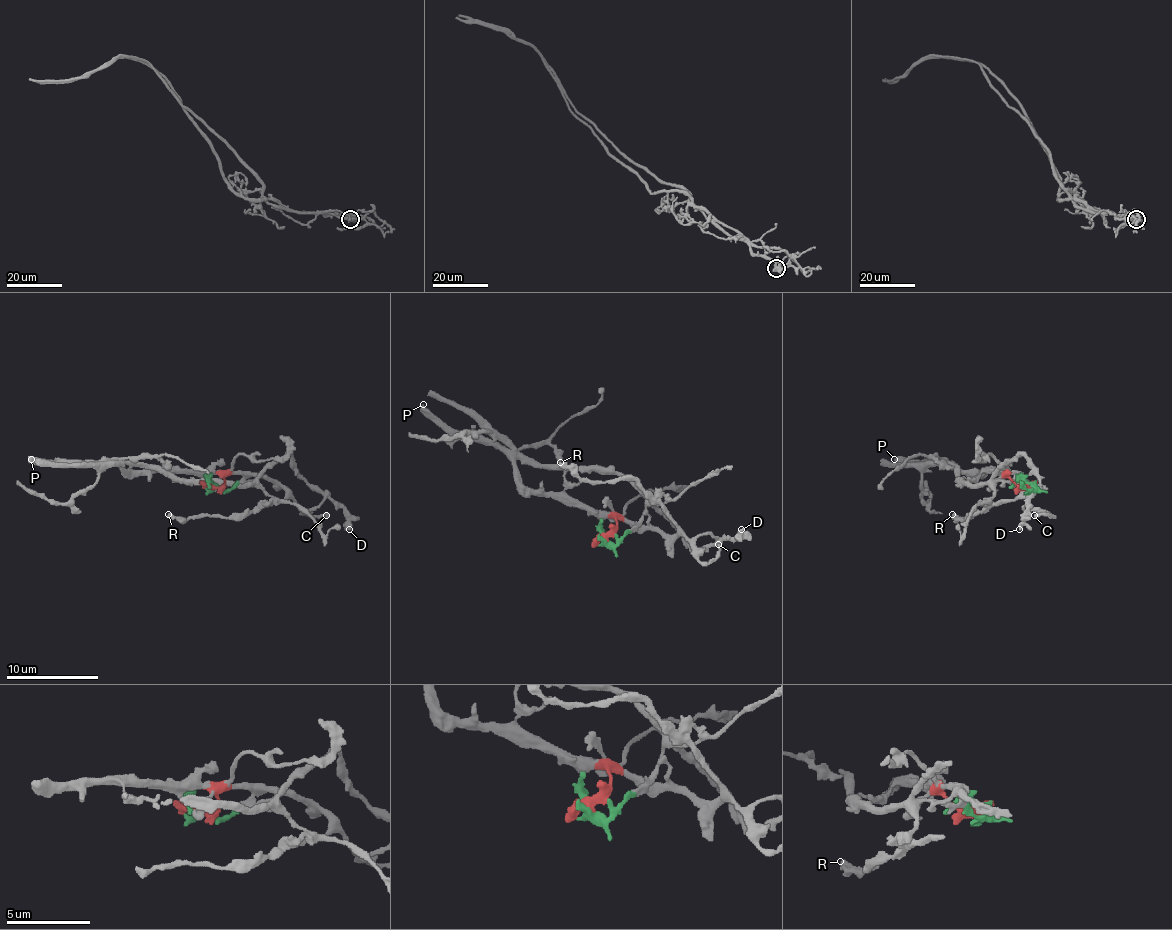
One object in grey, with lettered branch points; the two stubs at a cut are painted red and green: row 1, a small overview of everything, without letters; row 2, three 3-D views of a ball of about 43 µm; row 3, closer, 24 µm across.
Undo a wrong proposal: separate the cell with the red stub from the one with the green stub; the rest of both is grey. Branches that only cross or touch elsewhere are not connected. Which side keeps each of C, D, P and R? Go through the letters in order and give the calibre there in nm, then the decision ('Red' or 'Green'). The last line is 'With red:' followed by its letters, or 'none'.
C: Thickness 240 nm. Red
D: Thickness 220 nm. Green
P: Thickness 480 nm. Red
R: Thickness 380 nm. Red
With red: C, P, R

